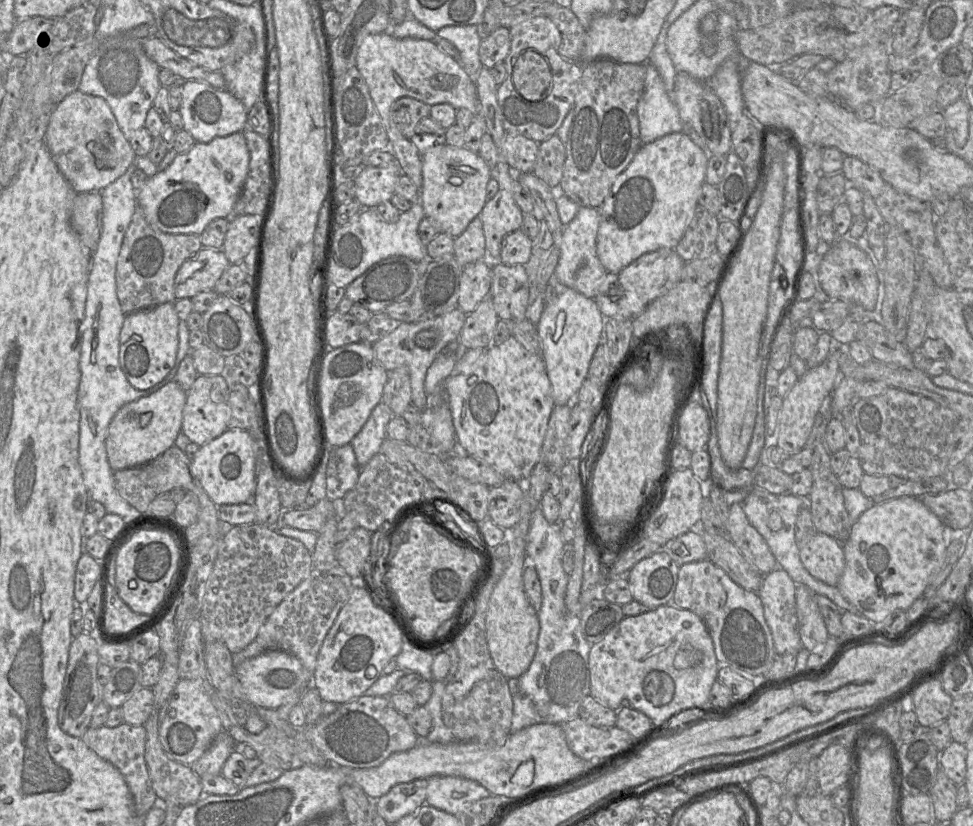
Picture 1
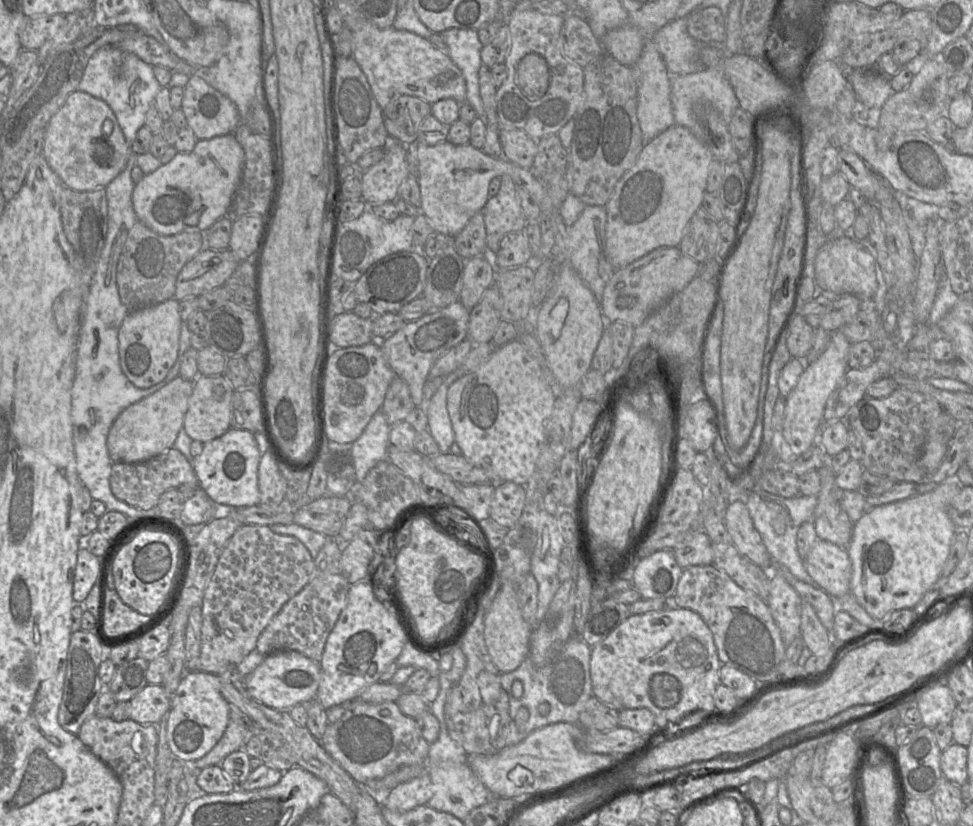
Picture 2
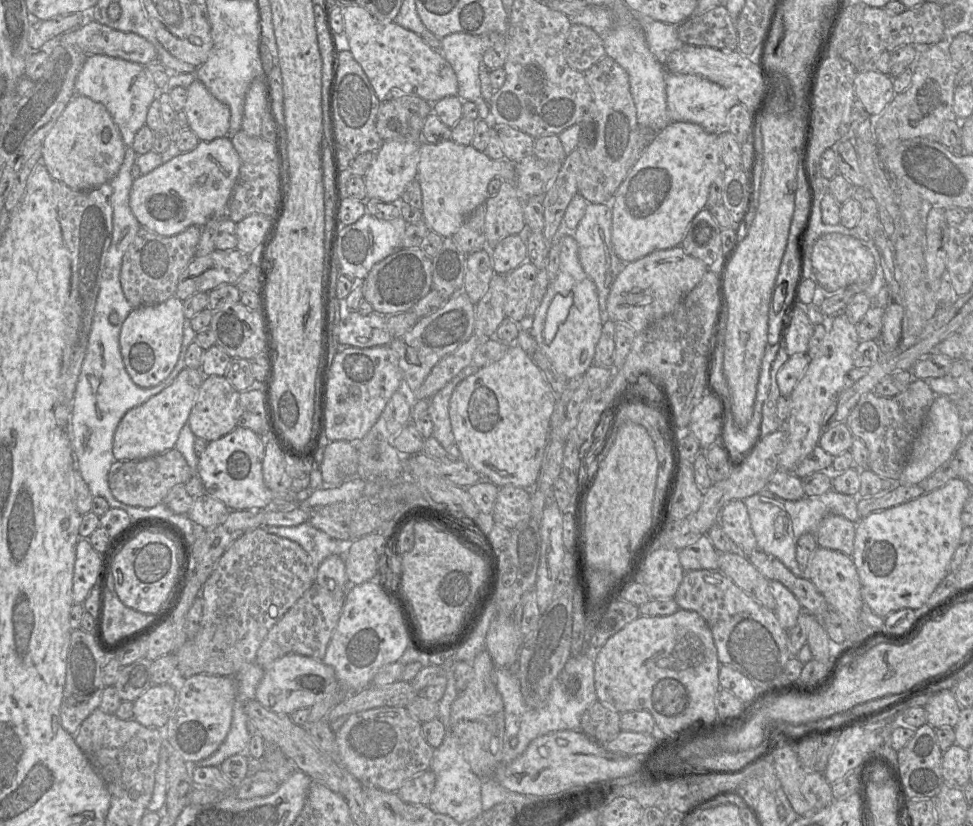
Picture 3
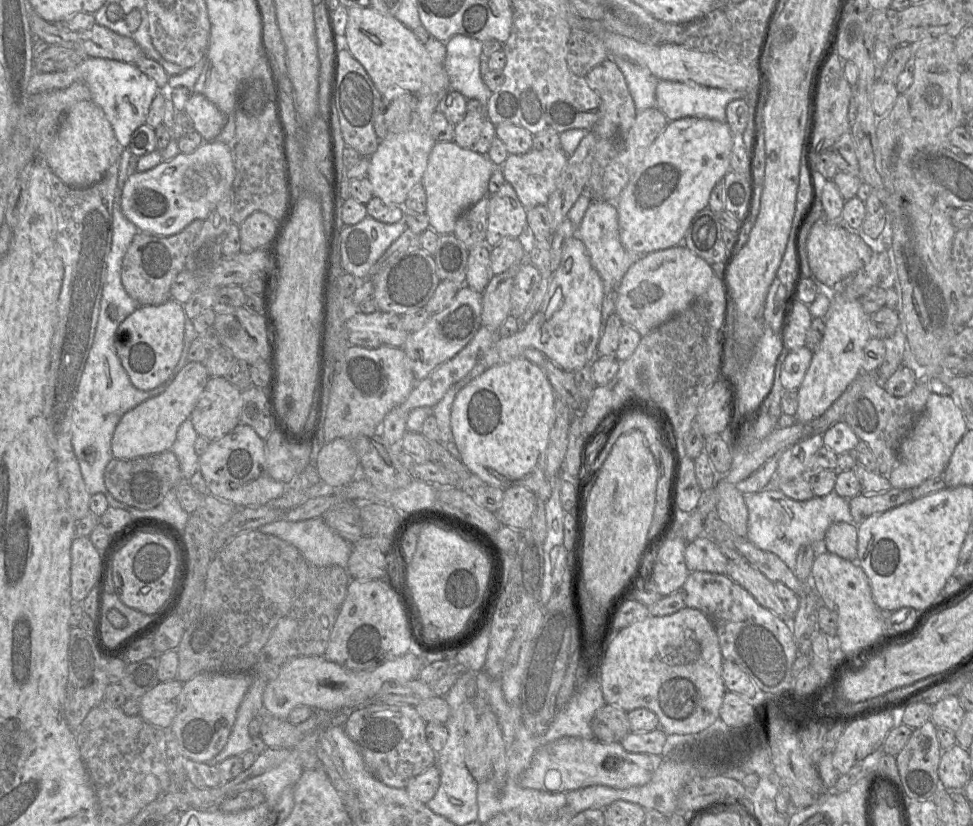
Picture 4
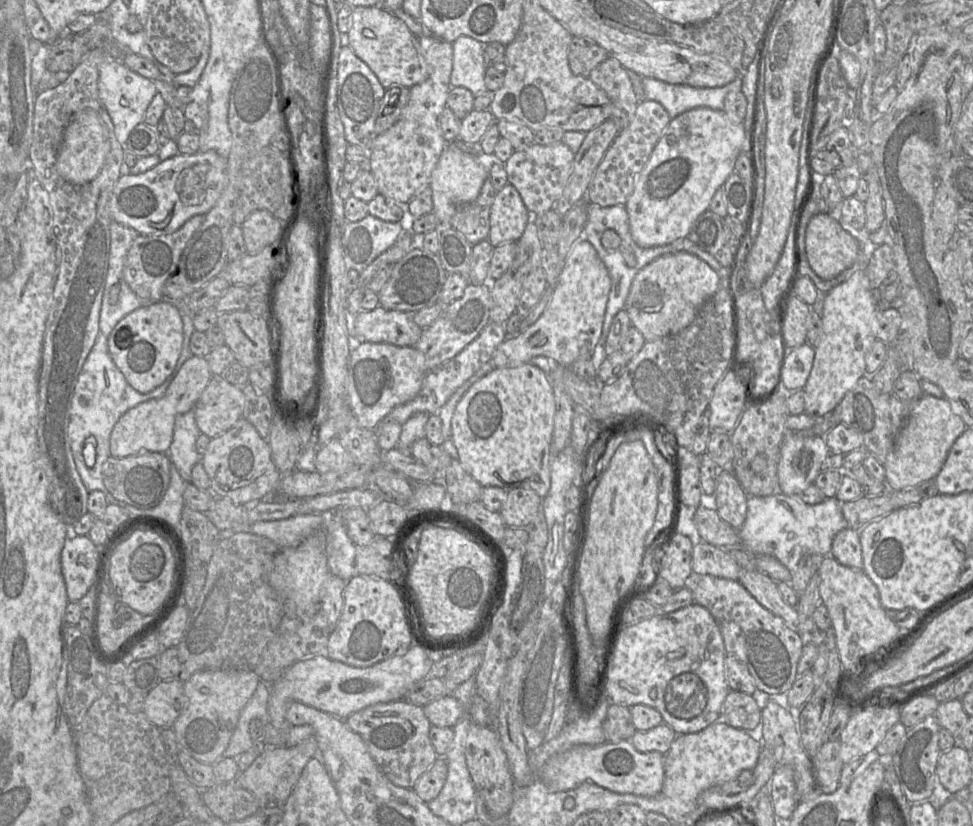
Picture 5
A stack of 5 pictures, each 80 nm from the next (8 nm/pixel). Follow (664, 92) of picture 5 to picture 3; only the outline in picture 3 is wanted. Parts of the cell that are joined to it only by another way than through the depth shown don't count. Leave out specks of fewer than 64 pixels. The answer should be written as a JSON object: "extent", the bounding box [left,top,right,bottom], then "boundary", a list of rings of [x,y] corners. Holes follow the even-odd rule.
{"extent":[665,73,739,135],"boundary":[[[666,73],[665,86],[667,110],[671,122],[691,122],[716,135],[728,131],[728,111],[739,103],[737,95],[732,90],[693,74]]]}

